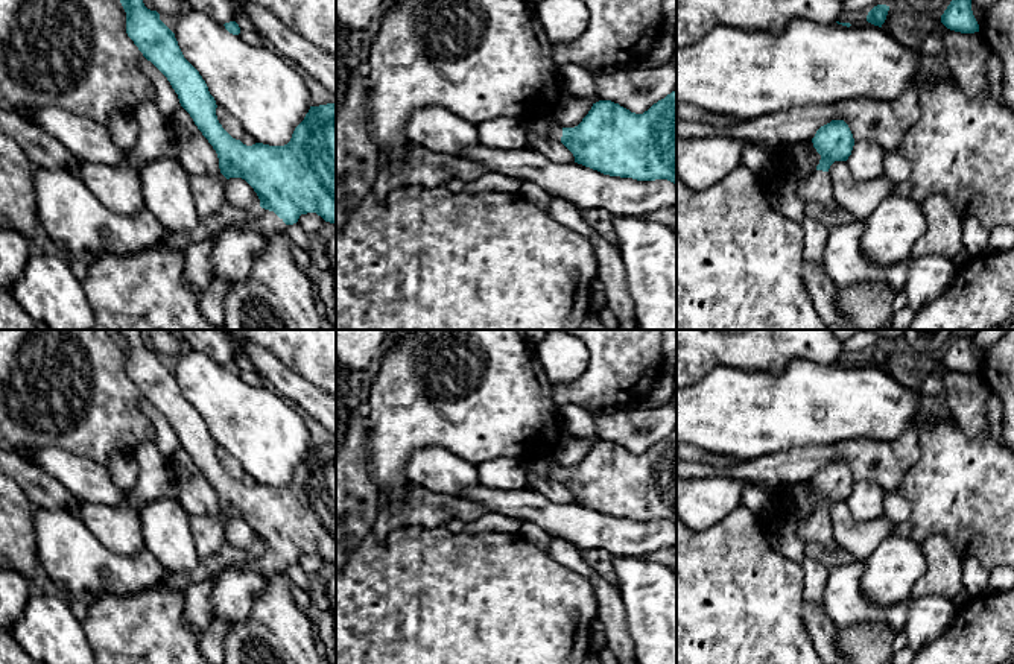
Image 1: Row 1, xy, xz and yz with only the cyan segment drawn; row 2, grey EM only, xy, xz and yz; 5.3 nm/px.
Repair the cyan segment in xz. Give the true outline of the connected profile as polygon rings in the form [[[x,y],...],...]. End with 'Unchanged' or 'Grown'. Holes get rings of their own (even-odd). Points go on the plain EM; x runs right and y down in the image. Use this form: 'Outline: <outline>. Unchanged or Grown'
Outline: [[[677,430],[643,454],[631,453],[611,441],[599,441],[575,468],[562,468],[555,456],[528,466],[543,479],[561,482],[573,494],[575,503],[604,515],[637,521],[667,520],[677,524]]]. Grown

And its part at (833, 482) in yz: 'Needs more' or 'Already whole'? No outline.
Needs more

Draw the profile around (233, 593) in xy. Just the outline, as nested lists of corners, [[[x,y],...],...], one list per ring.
[[[222,568],[216,571],[210,594],[214,618],[233,624],[245,621],[263,587],[263,576],[251,570]]]

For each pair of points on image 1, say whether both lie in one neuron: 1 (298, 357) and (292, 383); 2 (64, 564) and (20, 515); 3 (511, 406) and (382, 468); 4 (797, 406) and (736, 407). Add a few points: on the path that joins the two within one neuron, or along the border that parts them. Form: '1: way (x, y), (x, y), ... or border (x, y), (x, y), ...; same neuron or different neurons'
1: border (266, 350), (320, 389); different neurons
2: border (34, 508), (35, 558), (40, 565); different neurons
3: way (479, 406), (455, 427), (423, 427), (414, 436); same neuron
4: way (782, 409), (751, 409); same neuron

